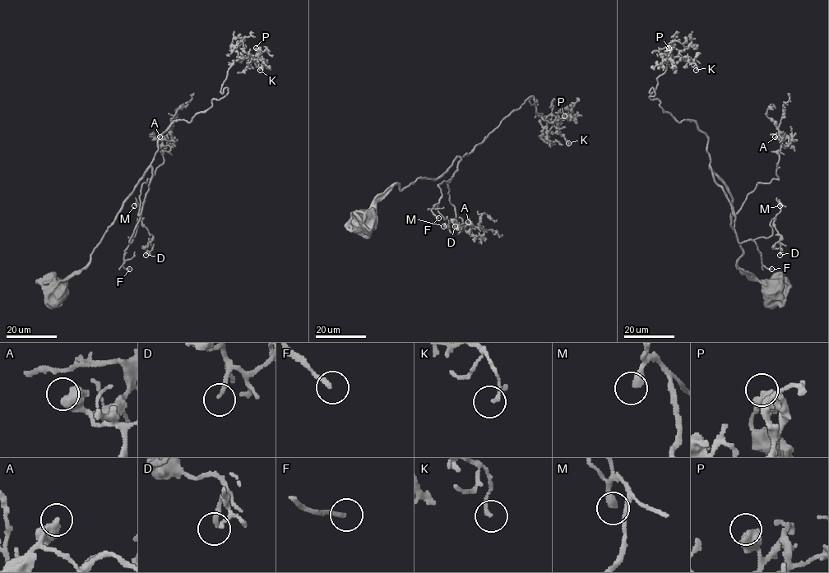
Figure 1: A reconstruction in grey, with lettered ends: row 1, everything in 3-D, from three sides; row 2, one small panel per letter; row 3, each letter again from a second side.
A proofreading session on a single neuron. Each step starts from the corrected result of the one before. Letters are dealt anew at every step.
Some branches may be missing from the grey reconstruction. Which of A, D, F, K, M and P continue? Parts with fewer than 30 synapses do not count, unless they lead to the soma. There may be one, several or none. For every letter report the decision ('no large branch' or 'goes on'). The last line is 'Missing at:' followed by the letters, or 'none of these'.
A: no large branch
D: goes on
F: goes on
K: no large branch
M: goes on
P: no large branch
Missing at: D, F, M

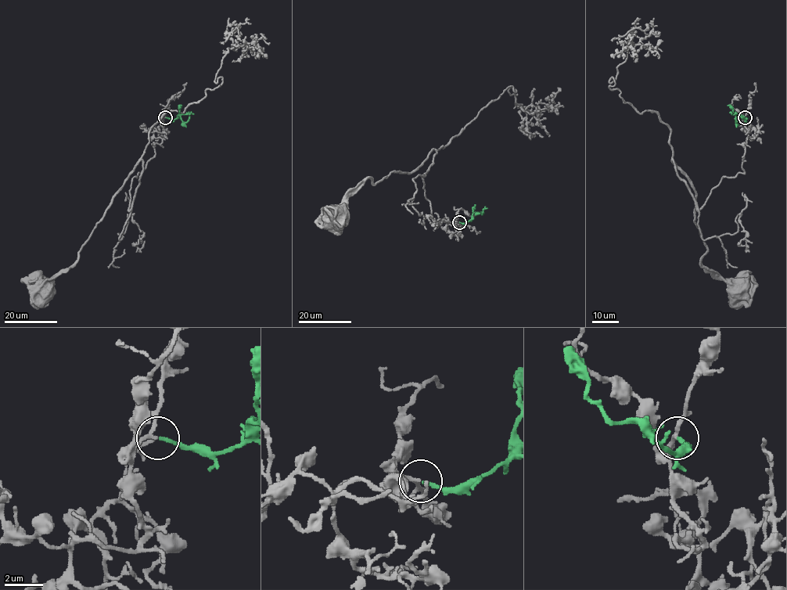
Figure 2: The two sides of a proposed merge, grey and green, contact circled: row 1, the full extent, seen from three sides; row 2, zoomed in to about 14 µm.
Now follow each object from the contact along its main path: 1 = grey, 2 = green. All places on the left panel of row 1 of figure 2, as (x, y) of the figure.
1: (165, 117), (153, 133), (162, 139), (156, 155), (132, 178), (131, 206), (141, 160), (48, 289)
2: (166, 117), (174, 119), (180, 115), (193, 114)

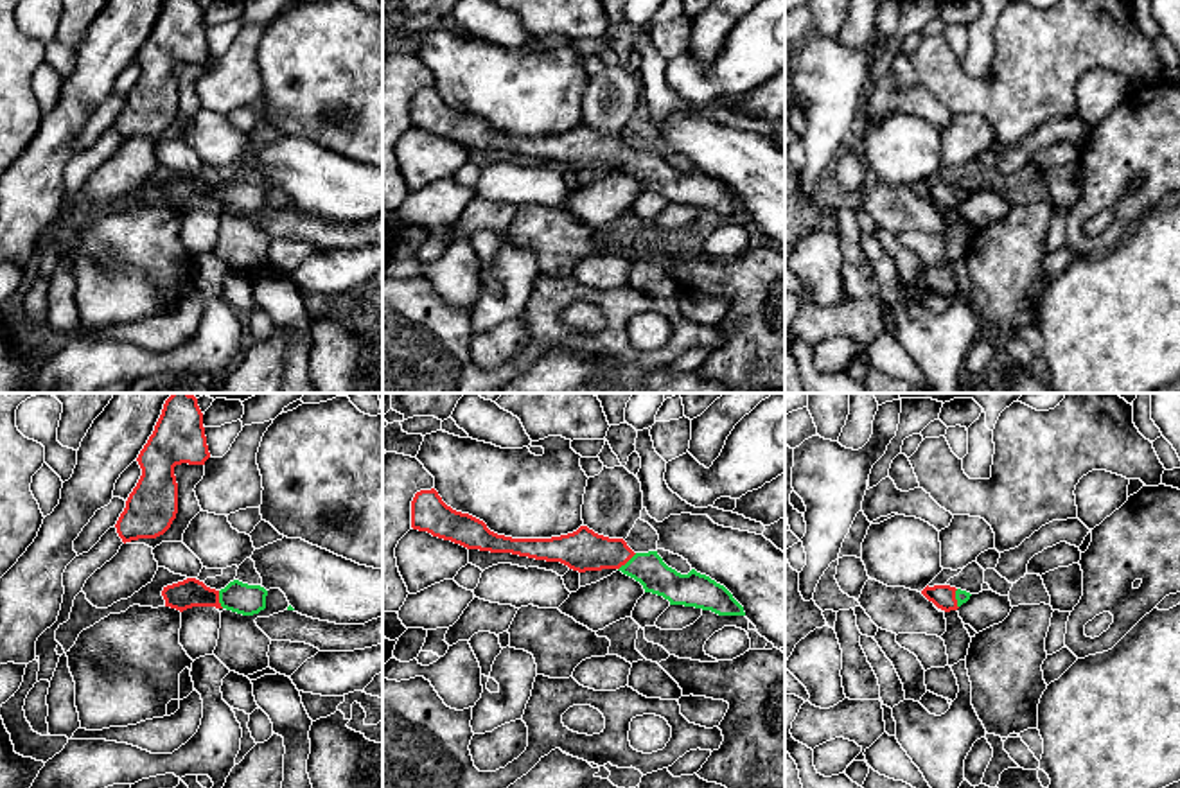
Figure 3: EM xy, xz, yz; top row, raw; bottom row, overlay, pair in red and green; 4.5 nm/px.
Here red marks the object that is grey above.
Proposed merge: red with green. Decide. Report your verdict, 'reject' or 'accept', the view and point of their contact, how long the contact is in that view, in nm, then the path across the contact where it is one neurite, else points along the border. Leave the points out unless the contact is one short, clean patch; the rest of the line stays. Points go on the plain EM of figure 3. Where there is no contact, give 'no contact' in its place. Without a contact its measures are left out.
accept | xz (627, 158) | 120 nm | across xz (582, 148), (615, 151), (627, 158), (649, 167)

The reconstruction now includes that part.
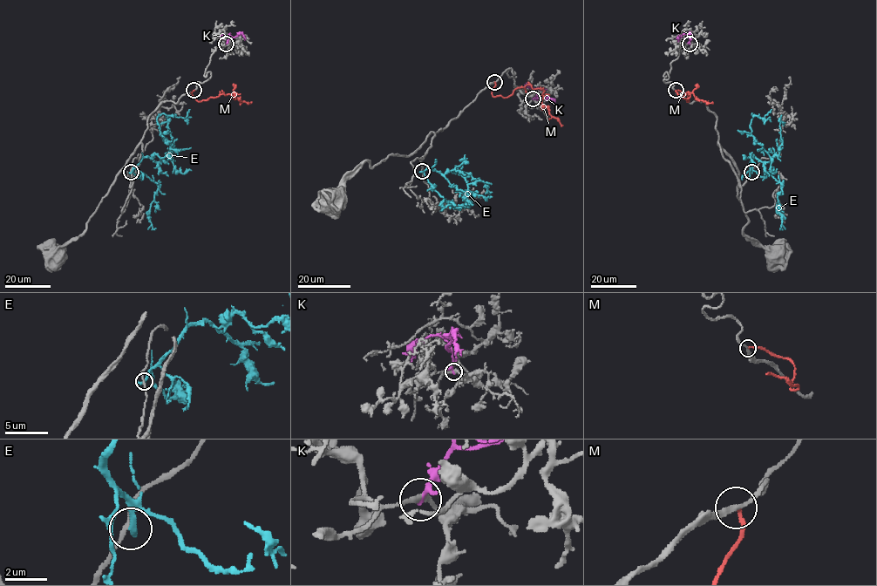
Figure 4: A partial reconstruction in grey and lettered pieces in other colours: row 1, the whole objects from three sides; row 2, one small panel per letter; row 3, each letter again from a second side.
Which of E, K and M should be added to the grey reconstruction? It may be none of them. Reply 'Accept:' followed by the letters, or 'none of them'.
Accept: M

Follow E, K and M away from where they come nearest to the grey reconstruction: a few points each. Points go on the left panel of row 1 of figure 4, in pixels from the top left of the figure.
E: (131, 173), (144, 157), (156, 162), (169, 158), (171, 146), (157, 118), (162, 113), (185, 118), (190, 109)
K: (226, 44), (229, 34), (219, 41)
M: (193, 90), (191, 93), (198, 101), (220, 94), (234, 96), (234, 93), (236, 98), (252, 101)

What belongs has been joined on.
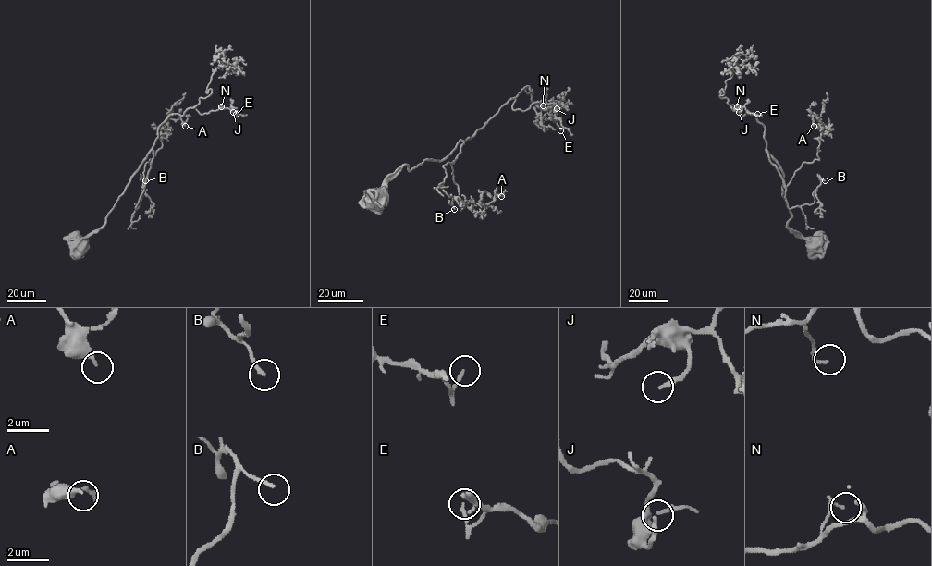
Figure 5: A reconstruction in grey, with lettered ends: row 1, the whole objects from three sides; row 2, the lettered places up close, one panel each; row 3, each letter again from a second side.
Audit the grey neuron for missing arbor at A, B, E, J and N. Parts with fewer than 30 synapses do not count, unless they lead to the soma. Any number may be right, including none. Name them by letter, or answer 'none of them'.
B

